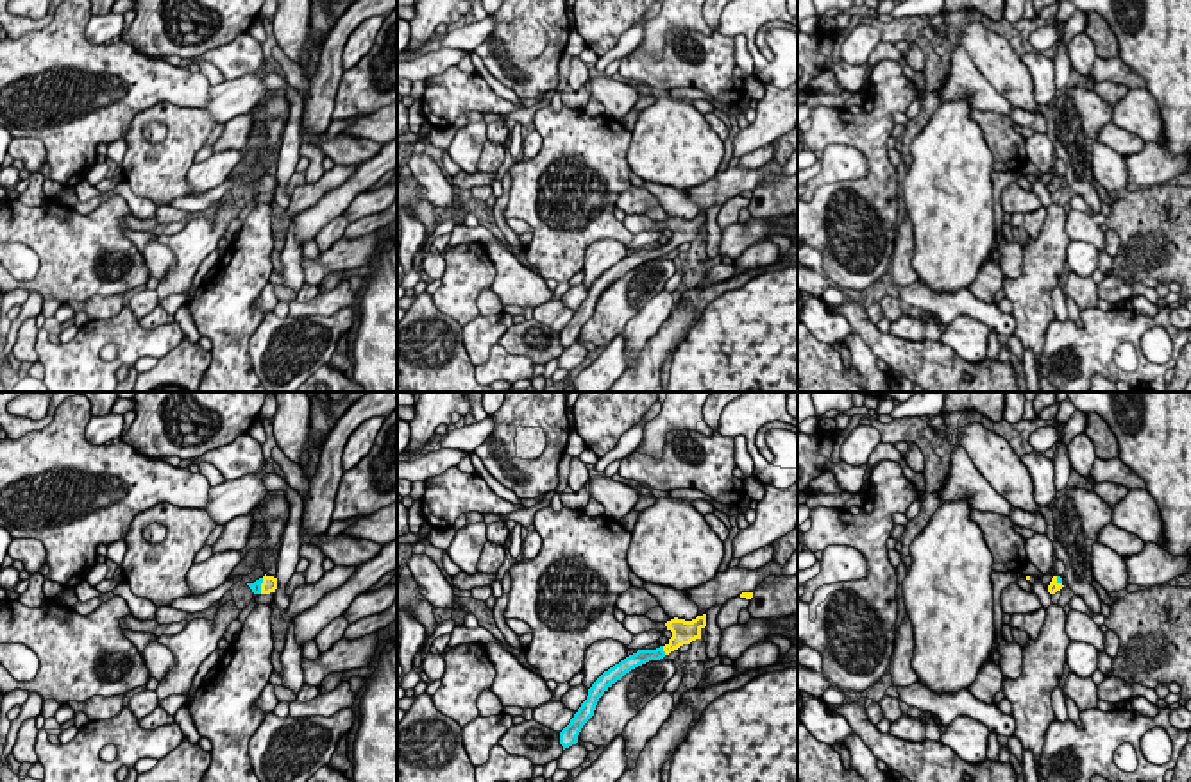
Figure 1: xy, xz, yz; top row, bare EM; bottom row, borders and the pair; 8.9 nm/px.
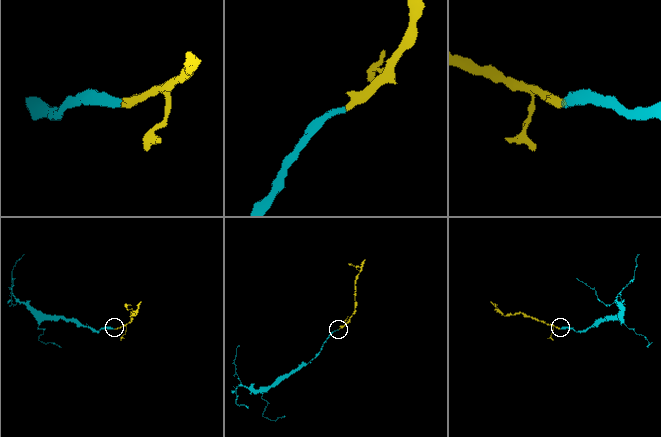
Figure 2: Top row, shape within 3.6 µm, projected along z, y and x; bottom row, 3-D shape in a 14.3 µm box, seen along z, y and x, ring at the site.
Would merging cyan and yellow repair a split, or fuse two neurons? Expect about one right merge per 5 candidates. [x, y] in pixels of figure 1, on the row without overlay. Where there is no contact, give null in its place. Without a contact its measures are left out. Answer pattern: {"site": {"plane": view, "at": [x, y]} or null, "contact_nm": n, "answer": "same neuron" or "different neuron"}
{"site": {"plane": "xz", "at": [662, 249]}, "contact_nm": 90, "answer": "same neuron"}

